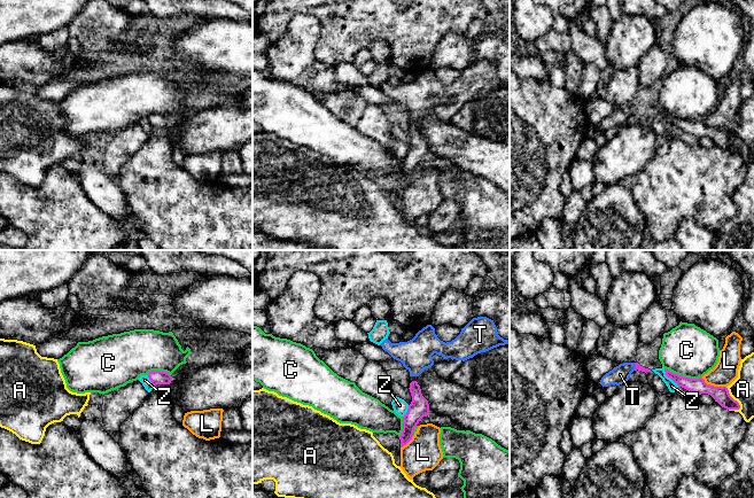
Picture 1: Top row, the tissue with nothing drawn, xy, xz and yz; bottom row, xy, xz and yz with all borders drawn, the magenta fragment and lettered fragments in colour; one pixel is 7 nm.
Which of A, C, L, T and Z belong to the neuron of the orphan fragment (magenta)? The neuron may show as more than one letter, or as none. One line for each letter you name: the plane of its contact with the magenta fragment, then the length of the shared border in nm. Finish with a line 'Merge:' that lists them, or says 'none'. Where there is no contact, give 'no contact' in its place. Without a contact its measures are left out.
T: meets magenta in yz; contact 50 nm long
Merge: T

